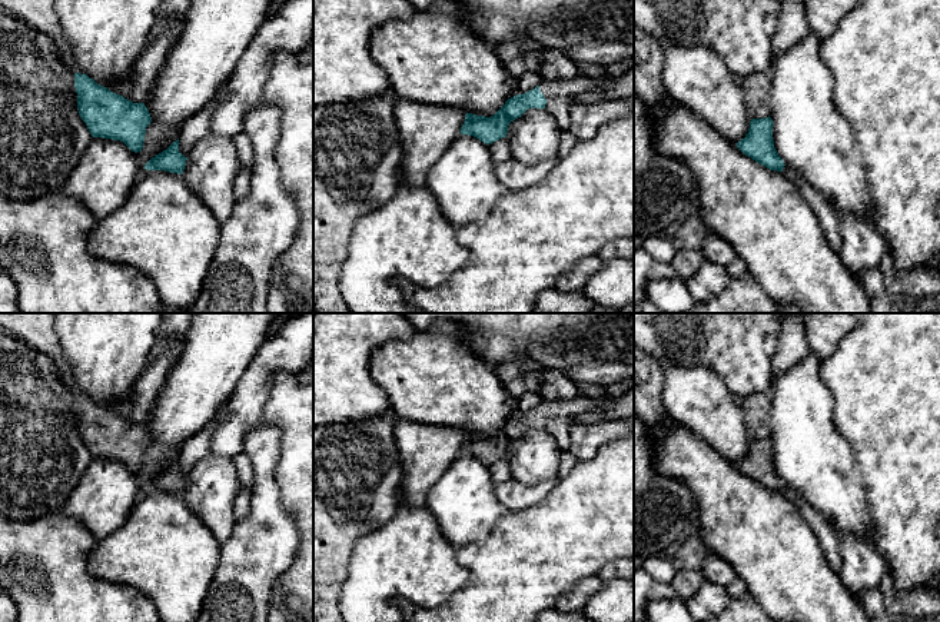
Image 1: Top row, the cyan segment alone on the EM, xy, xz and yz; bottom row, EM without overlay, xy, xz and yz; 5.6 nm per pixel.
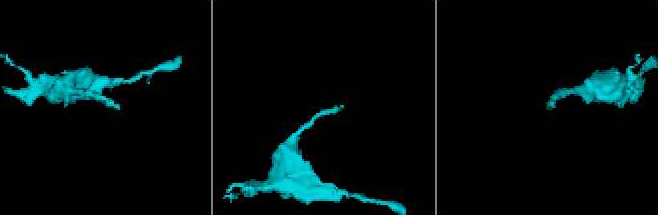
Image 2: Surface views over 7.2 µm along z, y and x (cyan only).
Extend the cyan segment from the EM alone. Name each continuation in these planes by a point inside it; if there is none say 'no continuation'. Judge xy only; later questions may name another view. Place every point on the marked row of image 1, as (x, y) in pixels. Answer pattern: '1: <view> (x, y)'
no continuation

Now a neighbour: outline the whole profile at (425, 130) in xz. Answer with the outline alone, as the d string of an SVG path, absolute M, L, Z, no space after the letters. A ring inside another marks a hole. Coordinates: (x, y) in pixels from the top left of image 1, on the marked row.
M396 99L393 113L402 146L399 184L422 187L434 163L461 136L466 113L408 99Z

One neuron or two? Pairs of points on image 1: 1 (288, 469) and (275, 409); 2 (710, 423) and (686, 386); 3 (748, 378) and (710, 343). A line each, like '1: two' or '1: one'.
1: one
2: one
3: one

